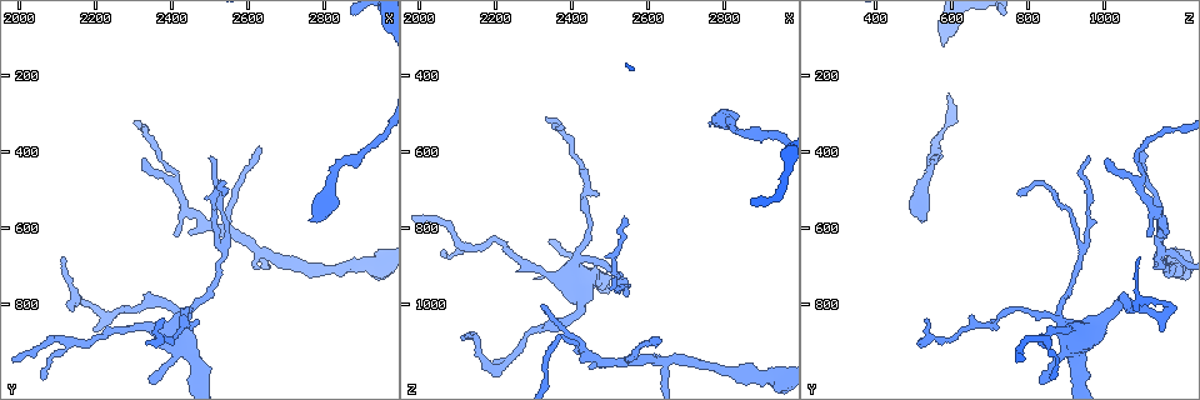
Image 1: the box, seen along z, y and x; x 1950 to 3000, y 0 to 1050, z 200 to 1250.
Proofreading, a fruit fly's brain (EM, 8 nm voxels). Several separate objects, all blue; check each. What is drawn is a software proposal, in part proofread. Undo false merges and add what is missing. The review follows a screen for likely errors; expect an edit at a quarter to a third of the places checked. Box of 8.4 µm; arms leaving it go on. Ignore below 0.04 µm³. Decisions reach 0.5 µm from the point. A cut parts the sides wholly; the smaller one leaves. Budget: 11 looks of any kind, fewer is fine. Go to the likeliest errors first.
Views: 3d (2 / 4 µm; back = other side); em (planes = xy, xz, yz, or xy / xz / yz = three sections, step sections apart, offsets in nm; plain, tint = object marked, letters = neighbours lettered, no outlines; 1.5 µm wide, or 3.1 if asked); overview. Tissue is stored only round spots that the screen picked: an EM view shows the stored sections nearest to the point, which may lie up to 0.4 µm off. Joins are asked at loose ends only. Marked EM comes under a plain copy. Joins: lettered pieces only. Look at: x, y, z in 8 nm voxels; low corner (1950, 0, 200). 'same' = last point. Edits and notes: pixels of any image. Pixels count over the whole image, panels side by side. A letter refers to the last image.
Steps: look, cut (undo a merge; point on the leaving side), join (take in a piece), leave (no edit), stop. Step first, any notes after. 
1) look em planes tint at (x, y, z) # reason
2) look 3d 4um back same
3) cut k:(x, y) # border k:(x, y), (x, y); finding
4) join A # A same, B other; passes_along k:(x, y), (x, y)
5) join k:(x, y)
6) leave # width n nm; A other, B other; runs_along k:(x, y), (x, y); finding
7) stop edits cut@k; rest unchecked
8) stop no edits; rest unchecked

look em yz step 4 letters at (2335, 900, 505) # tapers out

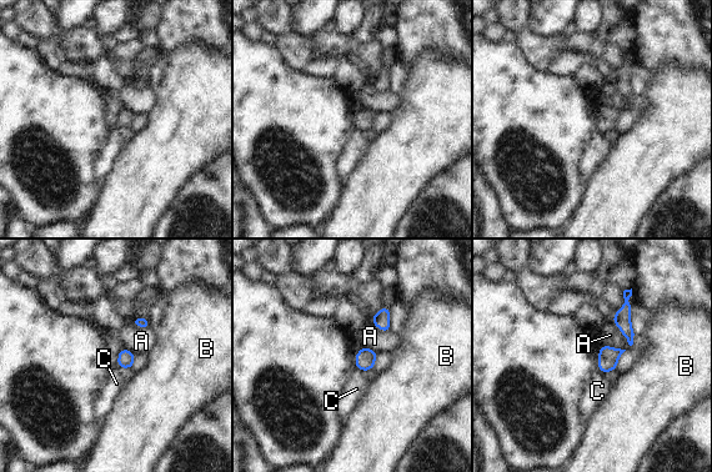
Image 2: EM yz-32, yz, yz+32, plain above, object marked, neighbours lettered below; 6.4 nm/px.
leave # longest_contact A 240 nm; A other, B other, C other; border 2:(611, 317), (631, 346); no lettered piece goes on from it

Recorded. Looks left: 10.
look em planes tint at (2645, 665, 1150) # three-way junction

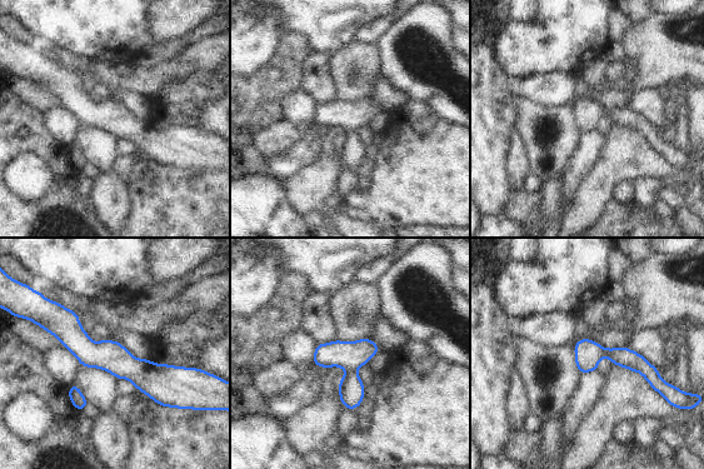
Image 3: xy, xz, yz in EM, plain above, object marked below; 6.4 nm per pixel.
look em planes letters same # what lies round it

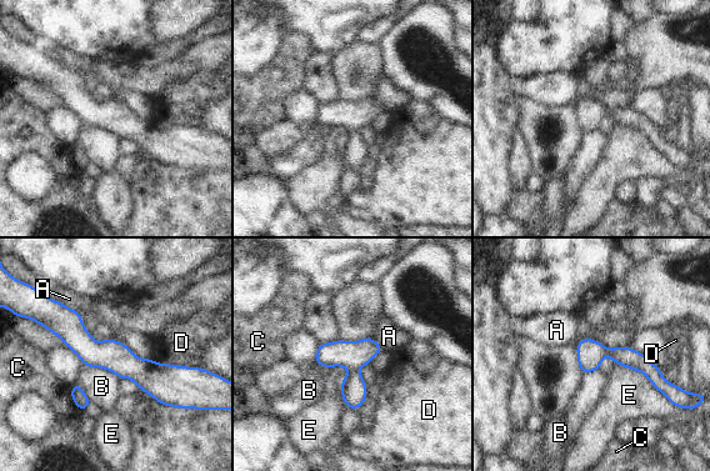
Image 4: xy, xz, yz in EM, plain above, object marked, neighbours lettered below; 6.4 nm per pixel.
leave # longest_contact E 420 nm; A other, B other, C other, D other, E other; border 4:(83, 364), (110, 370), (119, 379); continuous, no second neuron

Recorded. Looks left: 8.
look em yz step 8 letters at (2910, 690, 1190) # sudden change in width

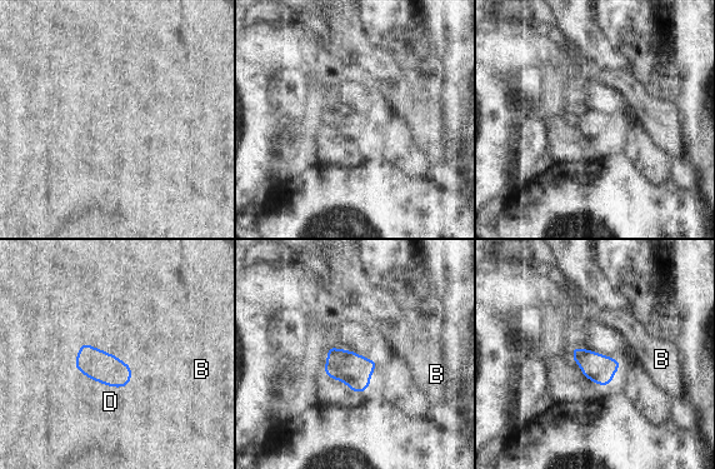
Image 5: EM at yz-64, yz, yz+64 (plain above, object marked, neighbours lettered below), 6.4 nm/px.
look em planes letters same

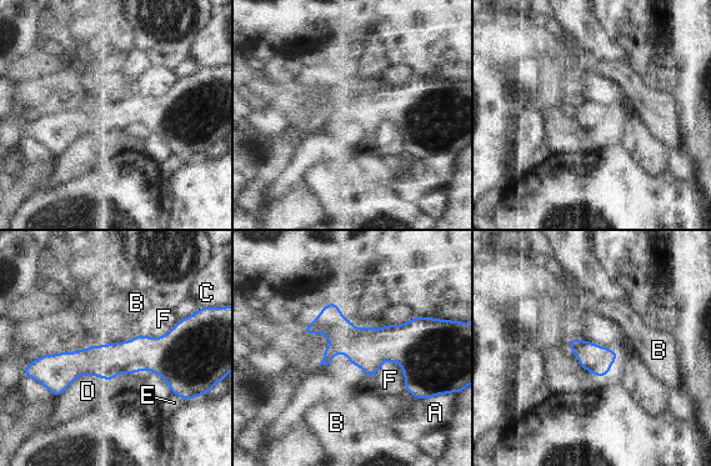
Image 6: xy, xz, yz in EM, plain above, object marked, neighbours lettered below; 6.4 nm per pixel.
leave # A other, B other, C other, D other, E other, F other; border 6:(385, 360), (402, 370), (405, 389); all the same neuron

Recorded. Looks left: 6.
look em xy step 8 letters at (2640, 390, 1095) # free end

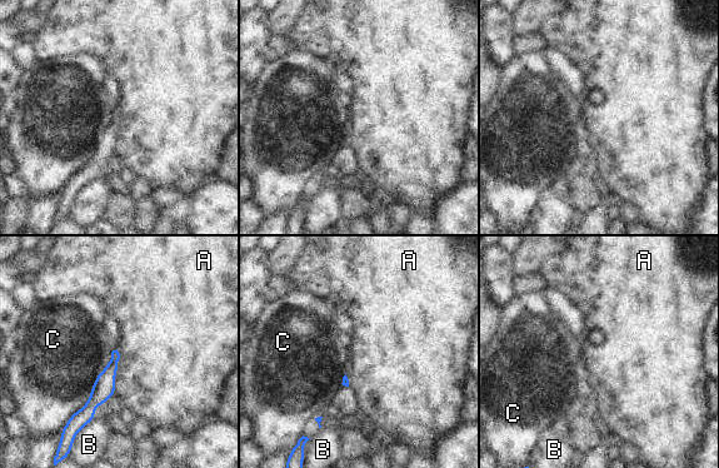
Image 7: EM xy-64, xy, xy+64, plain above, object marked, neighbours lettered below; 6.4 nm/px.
leave # A other, B other, C other; border 7:(118, 349), (119, 358), (114, 393); no lettered piece goes on from it

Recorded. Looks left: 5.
stop no edits; rest unchecked

